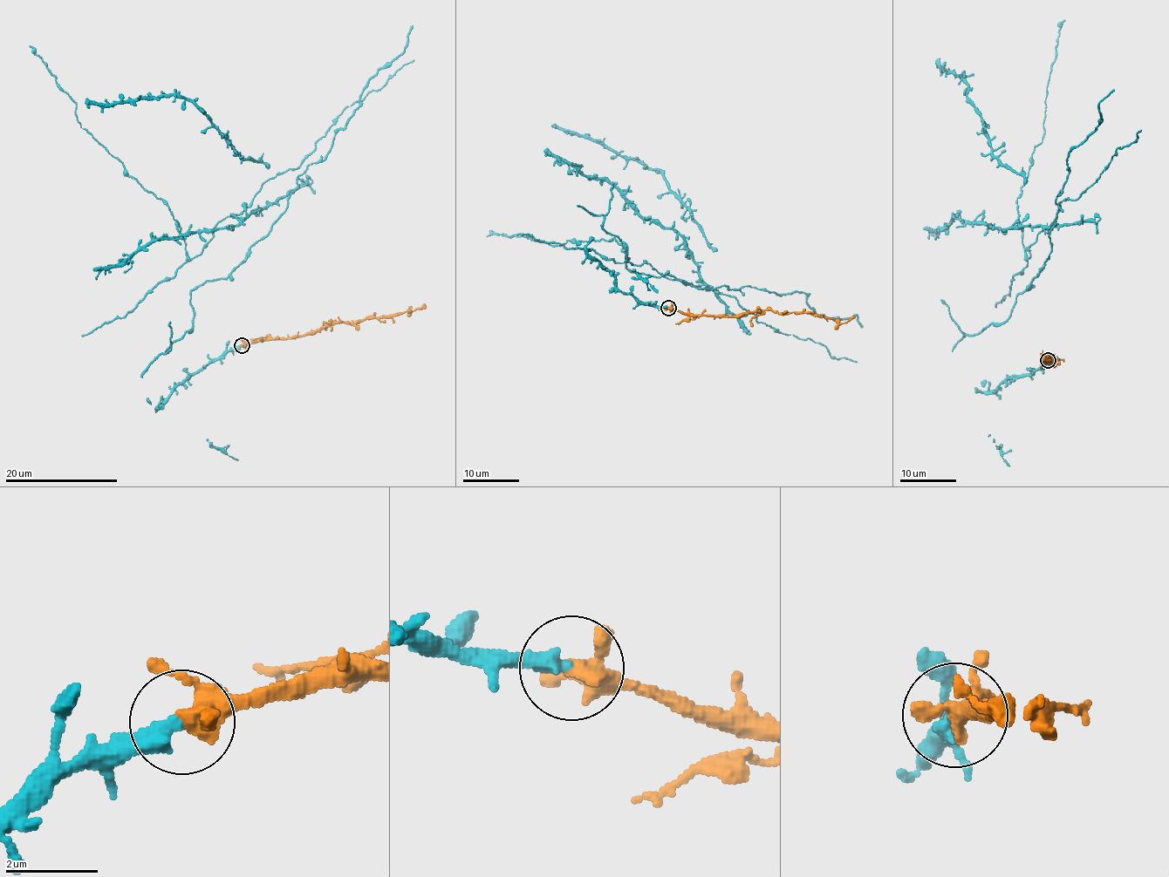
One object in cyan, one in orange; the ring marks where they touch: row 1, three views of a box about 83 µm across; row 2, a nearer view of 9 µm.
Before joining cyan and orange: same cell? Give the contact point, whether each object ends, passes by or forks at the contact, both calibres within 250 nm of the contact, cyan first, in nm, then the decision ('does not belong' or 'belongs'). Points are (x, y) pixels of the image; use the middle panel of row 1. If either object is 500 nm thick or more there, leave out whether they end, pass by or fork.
place (668, 308); cyan ends; orange forks; calibres 360 and 280 nm; belongs

